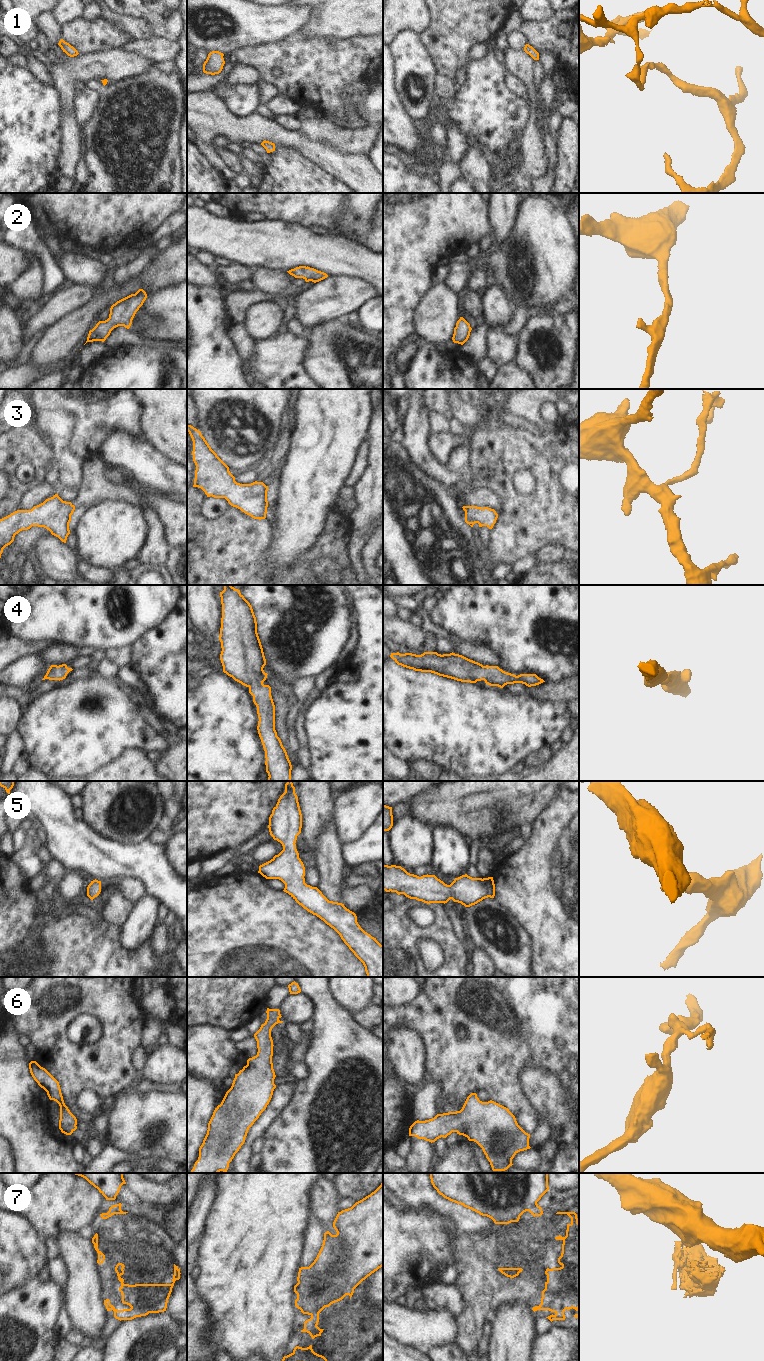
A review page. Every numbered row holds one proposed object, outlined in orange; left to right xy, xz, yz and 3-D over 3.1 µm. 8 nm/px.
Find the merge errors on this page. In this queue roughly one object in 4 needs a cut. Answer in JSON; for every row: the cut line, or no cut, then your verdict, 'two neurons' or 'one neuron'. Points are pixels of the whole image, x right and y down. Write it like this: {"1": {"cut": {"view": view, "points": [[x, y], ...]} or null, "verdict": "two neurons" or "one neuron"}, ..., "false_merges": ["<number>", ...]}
{"1": {"cut": null, "verdict": "one neuron"}, "2": {"cut": null, "verdict": "one neuron"}, "3": {"cut": null, "verdict": "one neuron"}, "4": {"cut": null, "verdict": "one neuron"}, "5": {"cut": null, "verdict": "one neuron"}, "6": {"cut": null, "verdict": "one neuron"}, "7": {"cut": {"view": "xz", "points": [[316, 1325], [311, 1330], [304, 1328]]}, "verdict": "two neurons"}, "false_merges": ["7"]}

